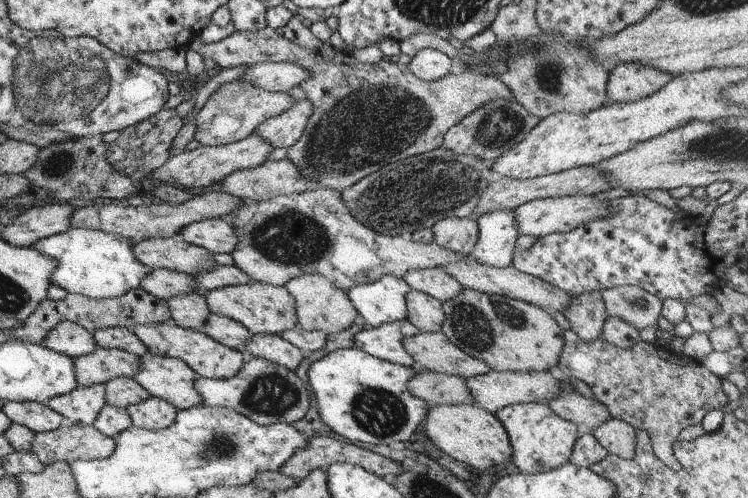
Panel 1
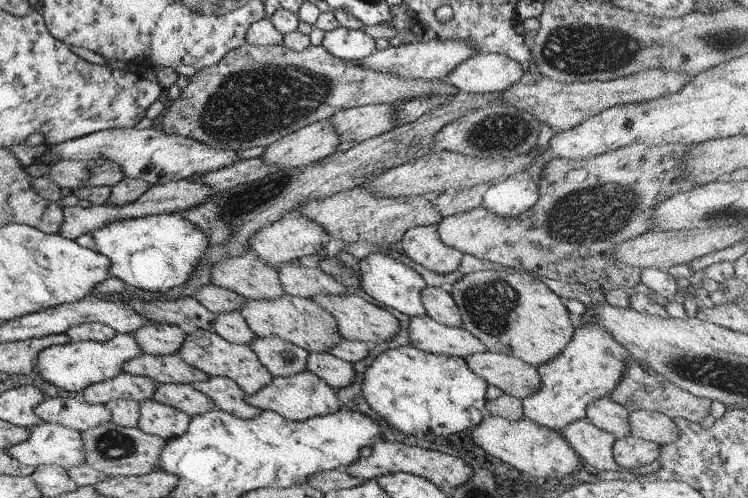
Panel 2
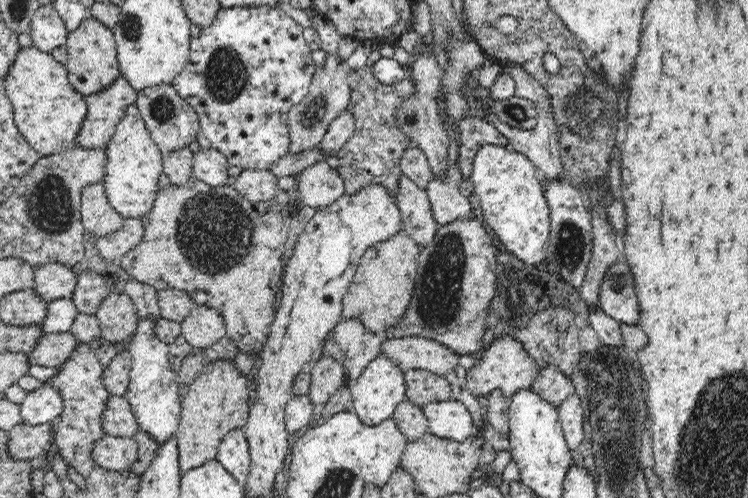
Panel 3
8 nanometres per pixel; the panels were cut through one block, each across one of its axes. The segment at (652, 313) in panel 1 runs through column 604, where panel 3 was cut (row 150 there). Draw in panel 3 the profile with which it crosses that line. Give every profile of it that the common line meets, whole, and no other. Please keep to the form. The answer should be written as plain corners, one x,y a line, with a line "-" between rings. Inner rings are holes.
336,54
327,55
324,65
316,68
306,98
300,104
294,105
288,113
289,152
299,154
319,147
330,122
347,110
350,104
351,88
347,83
350,72
347,61

